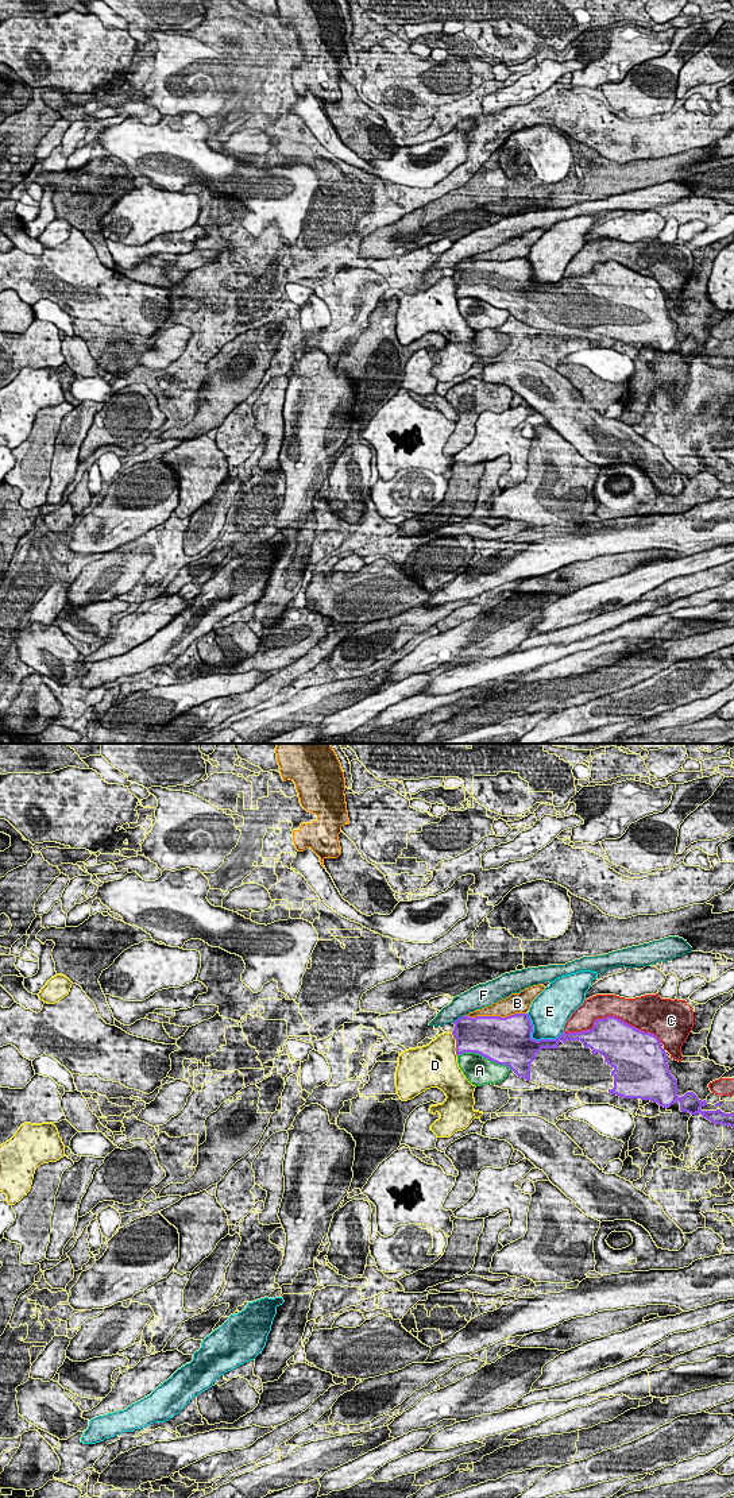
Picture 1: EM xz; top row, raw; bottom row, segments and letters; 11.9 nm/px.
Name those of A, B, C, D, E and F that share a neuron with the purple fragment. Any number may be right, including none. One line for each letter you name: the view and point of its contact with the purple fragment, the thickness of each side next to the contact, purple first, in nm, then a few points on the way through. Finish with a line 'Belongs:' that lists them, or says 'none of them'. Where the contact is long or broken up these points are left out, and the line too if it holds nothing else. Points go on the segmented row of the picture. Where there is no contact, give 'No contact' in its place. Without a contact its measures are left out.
Belongs: none of them

